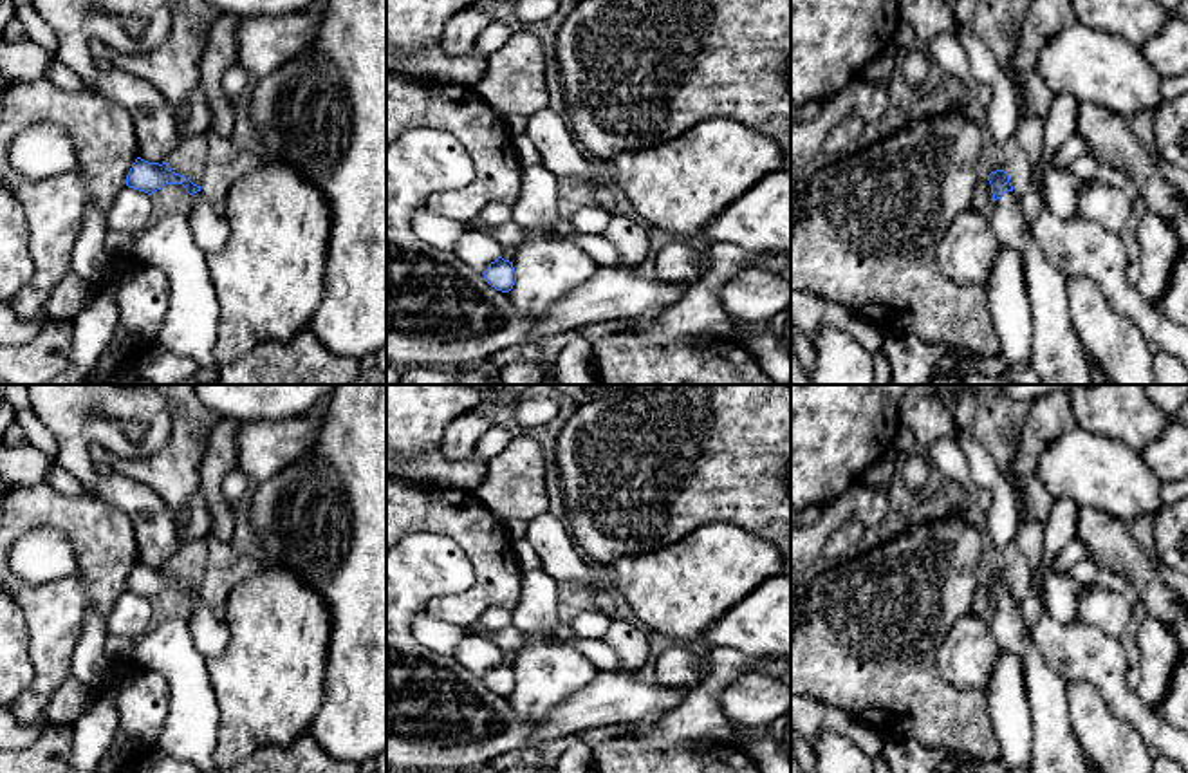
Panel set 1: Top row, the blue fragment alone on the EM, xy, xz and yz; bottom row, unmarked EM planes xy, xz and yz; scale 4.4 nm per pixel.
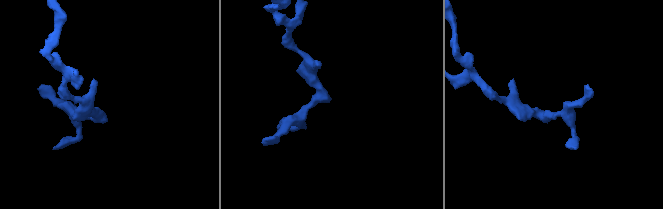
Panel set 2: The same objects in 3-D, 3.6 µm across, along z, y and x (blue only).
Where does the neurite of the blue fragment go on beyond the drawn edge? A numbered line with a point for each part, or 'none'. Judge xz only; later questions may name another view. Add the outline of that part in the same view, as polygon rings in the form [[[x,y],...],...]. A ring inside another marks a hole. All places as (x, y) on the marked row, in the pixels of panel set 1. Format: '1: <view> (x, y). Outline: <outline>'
none

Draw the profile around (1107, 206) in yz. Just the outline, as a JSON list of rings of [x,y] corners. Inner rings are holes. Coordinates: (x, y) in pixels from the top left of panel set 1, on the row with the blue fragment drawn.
[[[1089,181],[1078,193],[1078,213],[1107,231],[1119,233],[1132,215],[1132,200],[1118,188]]]

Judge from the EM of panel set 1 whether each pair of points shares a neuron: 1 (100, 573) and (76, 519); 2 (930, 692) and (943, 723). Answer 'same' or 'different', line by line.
1: same
2: same

